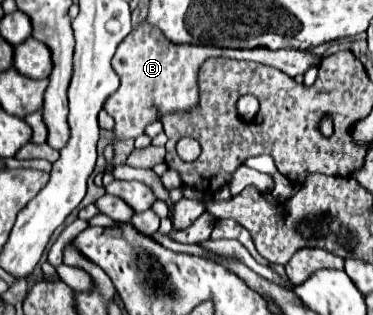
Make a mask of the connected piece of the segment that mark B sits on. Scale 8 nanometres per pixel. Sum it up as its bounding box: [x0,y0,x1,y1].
[104,22,320,140]

